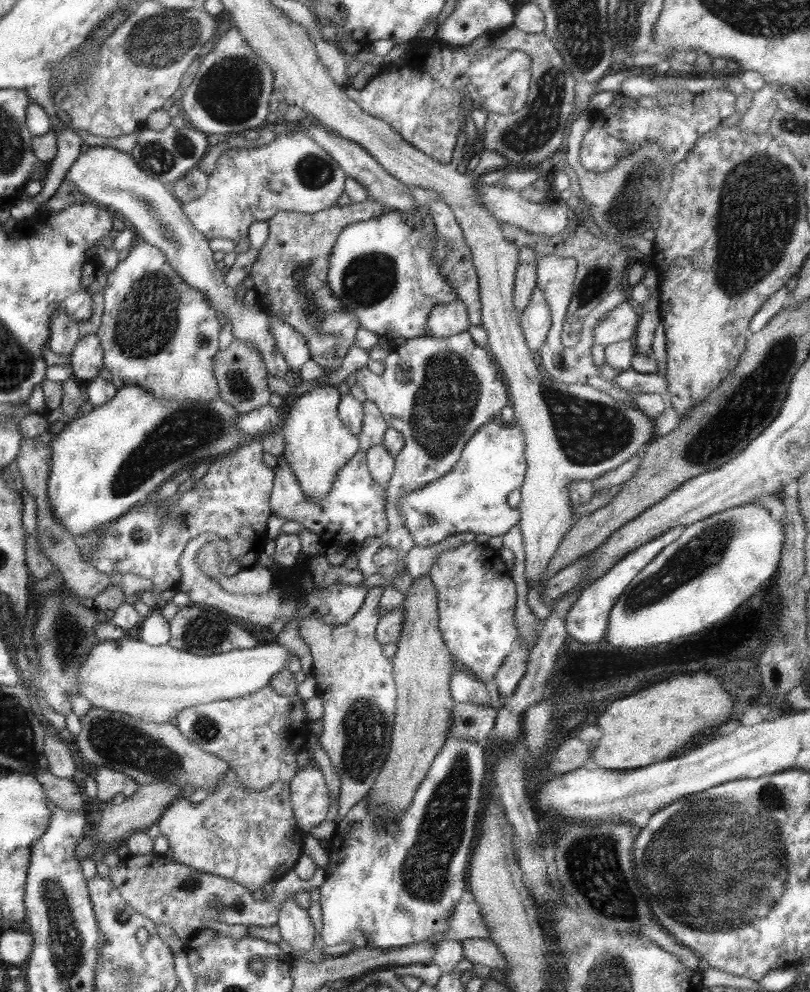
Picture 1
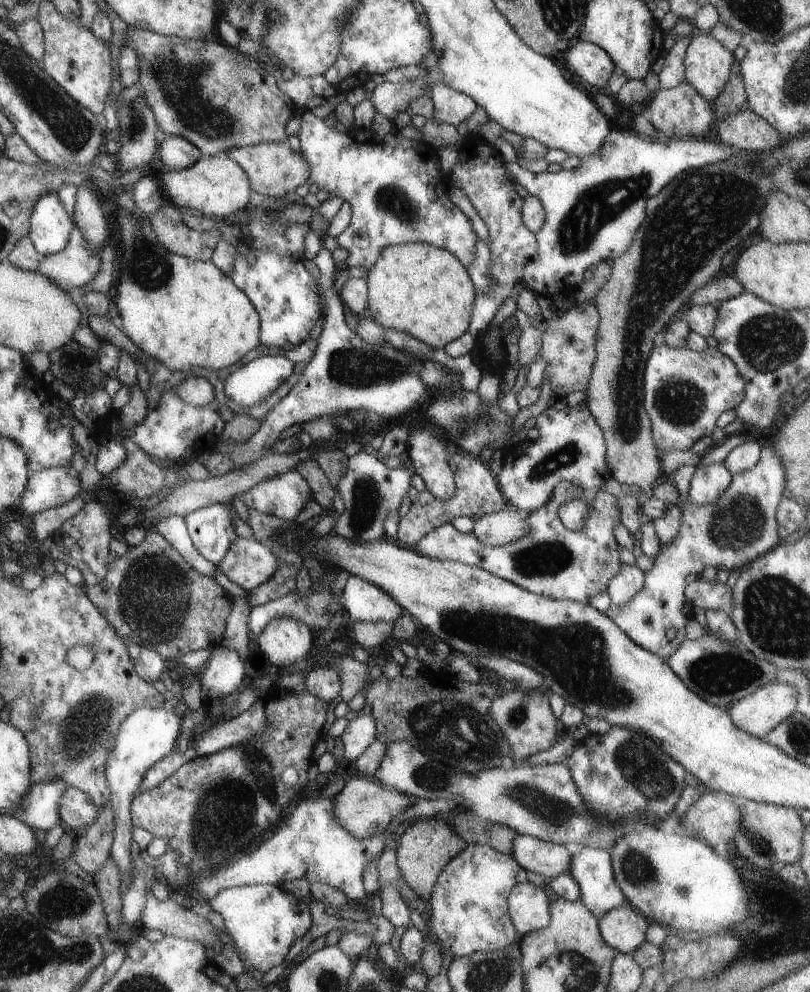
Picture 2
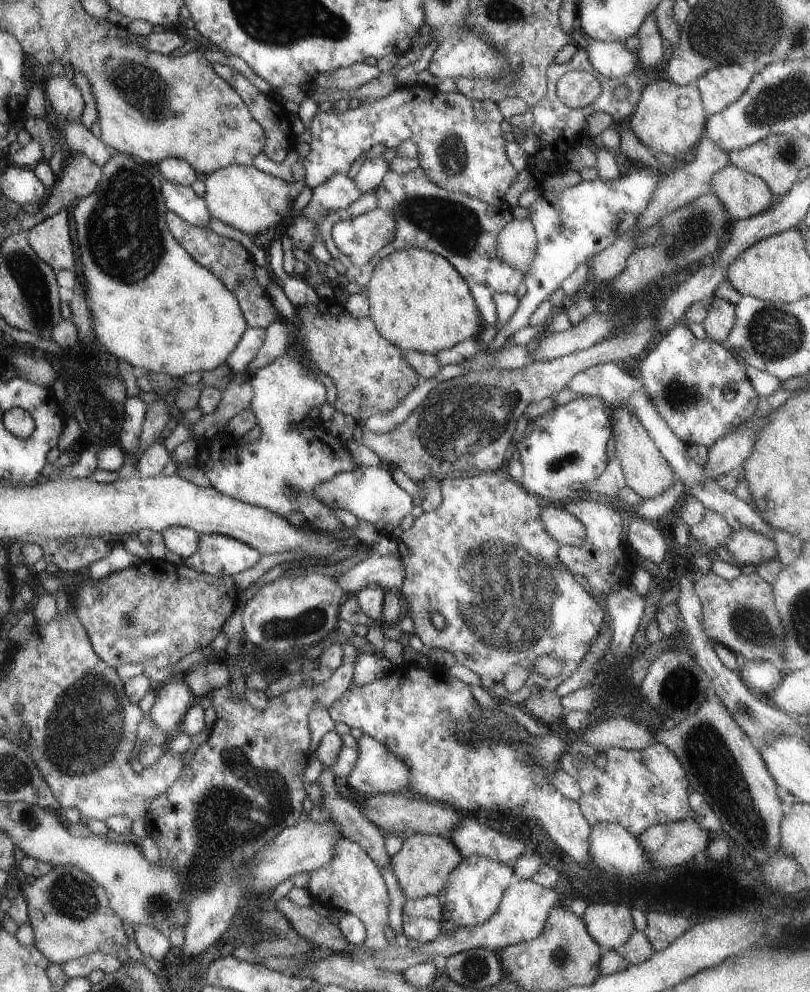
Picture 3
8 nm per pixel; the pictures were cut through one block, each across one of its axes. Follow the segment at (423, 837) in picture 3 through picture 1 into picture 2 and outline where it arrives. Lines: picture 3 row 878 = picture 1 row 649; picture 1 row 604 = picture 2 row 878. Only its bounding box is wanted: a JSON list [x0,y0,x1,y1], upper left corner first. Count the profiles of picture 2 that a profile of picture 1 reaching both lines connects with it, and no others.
[395,816,469,904]

